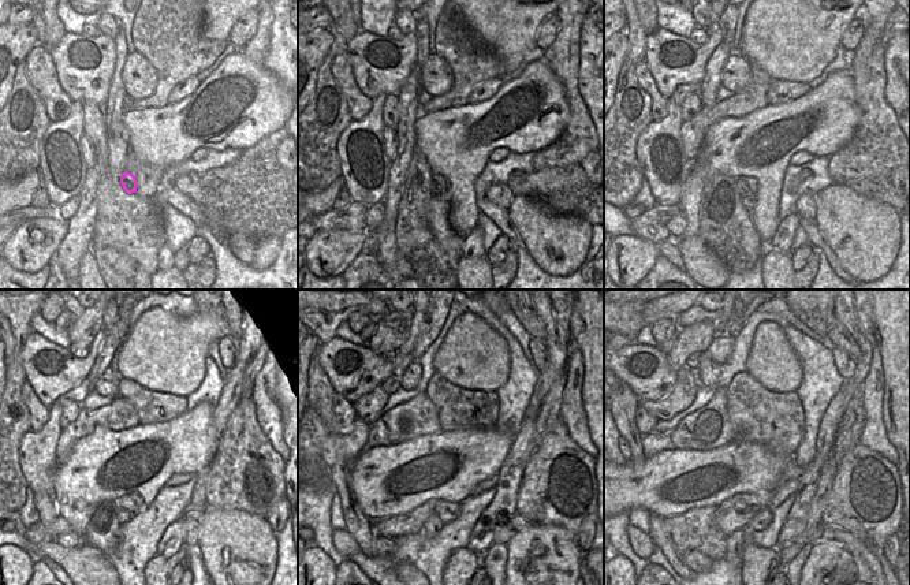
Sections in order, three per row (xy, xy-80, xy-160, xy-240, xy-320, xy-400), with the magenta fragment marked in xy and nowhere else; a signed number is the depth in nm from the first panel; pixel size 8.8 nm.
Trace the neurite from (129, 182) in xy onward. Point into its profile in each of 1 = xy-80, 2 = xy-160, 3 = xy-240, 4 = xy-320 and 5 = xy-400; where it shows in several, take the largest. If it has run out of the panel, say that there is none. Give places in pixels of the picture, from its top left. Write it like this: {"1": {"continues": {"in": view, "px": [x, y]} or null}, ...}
{"1": {"continues": {"in": "xy-80", "px": [437, 182]}}, "2": {"continues": {"in": "xy-160", "px": [746, 186]}}, "3": {"continues": {"in": "xy-240", "px": [134, 503]}}, "4": {"continues": {"in": "xy-320", "px": [447, 511]}}, "5": {"continues": {"in": "xy-400", "px": [760, 522]}}}

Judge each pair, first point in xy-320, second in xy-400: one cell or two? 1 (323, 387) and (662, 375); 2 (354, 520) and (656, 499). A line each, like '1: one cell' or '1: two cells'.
1: two cells
2: two cells

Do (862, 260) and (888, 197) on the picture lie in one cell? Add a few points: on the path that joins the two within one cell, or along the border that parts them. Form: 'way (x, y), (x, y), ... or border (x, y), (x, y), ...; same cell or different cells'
border (856, 192), (884, 201), (895, 211); different cells

